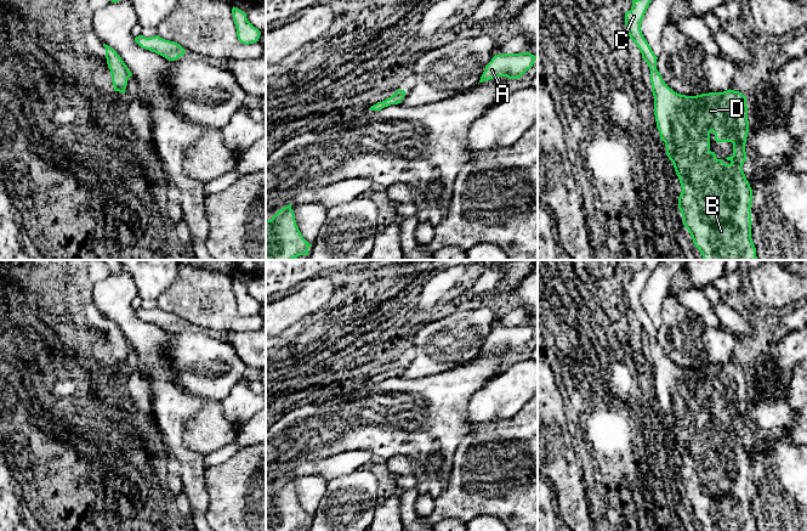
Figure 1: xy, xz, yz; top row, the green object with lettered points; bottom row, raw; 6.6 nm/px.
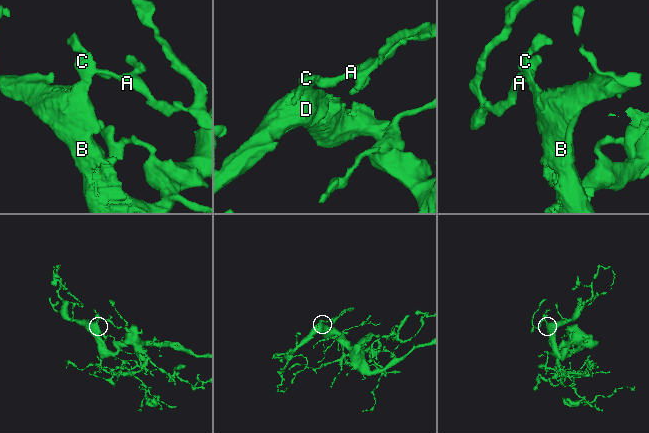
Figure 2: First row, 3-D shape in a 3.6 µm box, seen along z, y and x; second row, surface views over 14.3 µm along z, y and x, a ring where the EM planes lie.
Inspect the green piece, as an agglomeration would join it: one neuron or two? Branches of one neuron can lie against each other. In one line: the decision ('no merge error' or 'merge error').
no merge error

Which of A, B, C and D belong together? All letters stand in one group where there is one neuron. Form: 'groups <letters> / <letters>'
groups A B C D

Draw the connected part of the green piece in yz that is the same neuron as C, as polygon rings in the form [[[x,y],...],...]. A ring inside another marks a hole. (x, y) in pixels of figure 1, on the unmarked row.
[[[643,260],[643,262],[644,267],[632,272],[631,282],[625,284],[625,299],[650,341],[657,400],[682,461],[678,481],[683,497],[703,531],[757,531],[751,510],[752,462],[743,444],[749,405],[746,369],[731,361],[723,365],[686,368],[675,365],[665,356],[657,341],[658,329],[641,303],[644,286],[660,260]],[[711,403],[715,406],[716,414],[733,416],[733,428],[726,430],[729,436],[717,431],[715,424],[710,423]]]

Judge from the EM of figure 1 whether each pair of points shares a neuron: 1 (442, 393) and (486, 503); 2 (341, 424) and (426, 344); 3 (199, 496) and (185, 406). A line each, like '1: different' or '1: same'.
1: different
2: different
3: same

